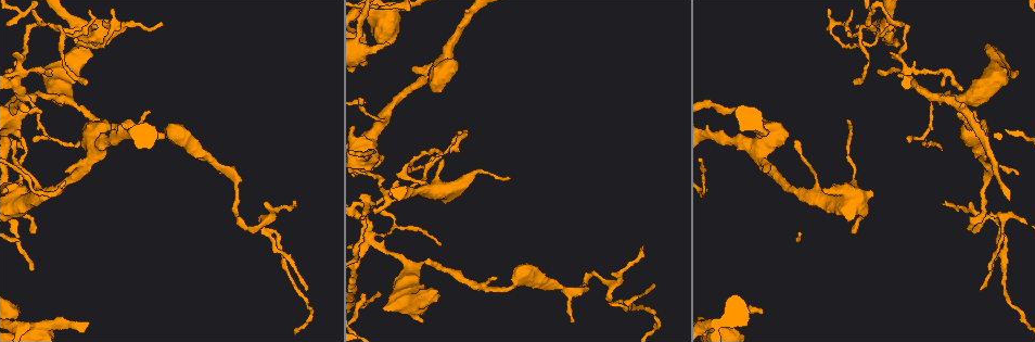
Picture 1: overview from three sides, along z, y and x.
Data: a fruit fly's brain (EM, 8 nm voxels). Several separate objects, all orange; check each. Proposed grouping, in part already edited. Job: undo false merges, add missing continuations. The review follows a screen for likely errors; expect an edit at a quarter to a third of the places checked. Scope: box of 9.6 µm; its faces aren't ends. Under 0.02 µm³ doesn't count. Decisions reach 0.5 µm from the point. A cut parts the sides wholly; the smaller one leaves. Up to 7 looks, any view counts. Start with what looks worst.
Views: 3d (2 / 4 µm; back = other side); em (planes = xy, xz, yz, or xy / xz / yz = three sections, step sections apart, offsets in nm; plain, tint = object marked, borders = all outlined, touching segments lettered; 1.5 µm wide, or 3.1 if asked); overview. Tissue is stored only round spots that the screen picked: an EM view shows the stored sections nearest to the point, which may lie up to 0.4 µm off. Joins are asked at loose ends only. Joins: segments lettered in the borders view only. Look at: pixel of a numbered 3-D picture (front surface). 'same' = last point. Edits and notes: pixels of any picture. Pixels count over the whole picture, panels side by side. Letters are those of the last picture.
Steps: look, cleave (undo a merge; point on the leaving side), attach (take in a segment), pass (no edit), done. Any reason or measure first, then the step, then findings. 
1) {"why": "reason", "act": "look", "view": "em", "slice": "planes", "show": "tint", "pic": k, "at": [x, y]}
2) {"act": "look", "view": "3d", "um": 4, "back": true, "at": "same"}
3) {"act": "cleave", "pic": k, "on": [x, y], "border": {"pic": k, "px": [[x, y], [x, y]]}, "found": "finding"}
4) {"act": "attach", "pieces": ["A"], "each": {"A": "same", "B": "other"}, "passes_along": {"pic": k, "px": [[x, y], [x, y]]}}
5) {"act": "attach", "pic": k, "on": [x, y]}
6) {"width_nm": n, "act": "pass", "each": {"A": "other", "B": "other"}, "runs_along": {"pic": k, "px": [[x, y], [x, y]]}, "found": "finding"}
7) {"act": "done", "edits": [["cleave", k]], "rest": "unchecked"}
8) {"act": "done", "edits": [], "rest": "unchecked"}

{"why": "calibre changes", "act": "look", "view": "em", "slice": "xy", "step": 4, "show": "borders", "pic": 1, "at": [24, 96]}

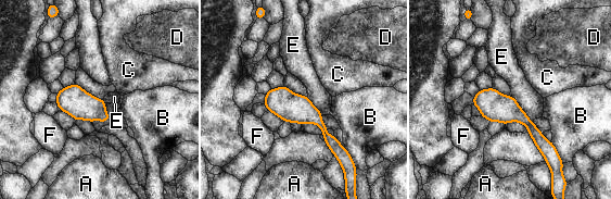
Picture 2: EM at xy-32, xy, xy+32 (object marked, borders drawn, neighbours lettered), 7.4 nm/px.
{"width_nm": 190, "longest_contact_nm": ["E", 280], "act": "pass", "each": {"A": "other", "B": "other", "C": "other", "D": "other", "E": "other", "F": "other"}, "found": "all the same cell"}

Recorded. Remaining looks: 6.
{"why": "branch stops here", "act": "look", "view": "em", "slice": "yz", "step": 8, "show": "borders", "pic": 1, "at": [40, 111]}

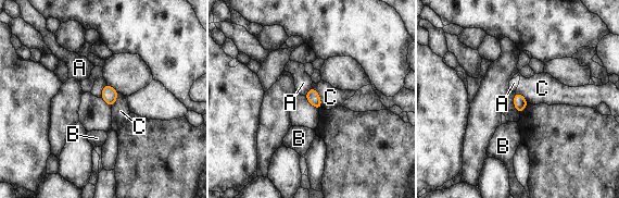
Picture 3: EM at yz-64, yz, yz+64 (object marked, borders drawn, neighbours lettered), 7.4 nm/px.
{"why": "another direction", "act": "look", "view": "em", "slice": "planes", "show": "borders", "at": "same"}

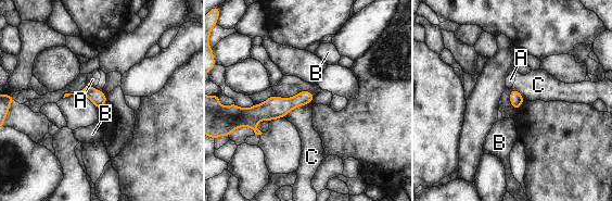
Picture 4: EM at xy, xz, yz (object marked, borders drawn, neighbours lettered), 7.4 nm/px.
{"act": "pass", "each": {"A": "other", "B": "other", "C": "other"}, "runs_along": {"pic": 4, "px": [[309, 96], [263, 112], [245, 114]]}, "found": "none of them fits"}

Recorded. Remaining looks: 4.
{"why": "tapers out", "act": "look", "view": "3d", "um": 2, "pic": 1, "at": [570, 321]}

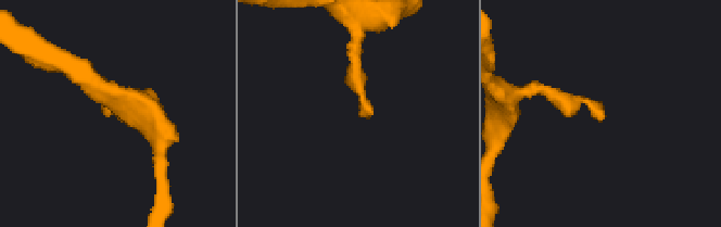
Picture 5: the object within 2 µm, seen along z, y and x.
{"act": "look", "view": "em", "slice": "planes", "show": "plain", "pic": 5, "at": [365, 116]}

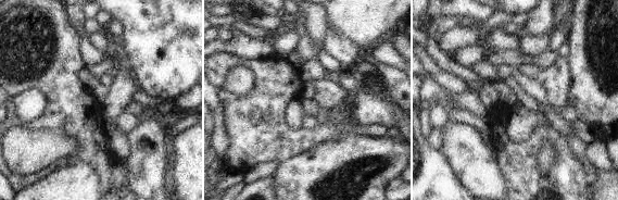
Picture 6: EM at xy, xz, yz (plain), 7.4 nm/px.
{"act": "look", "view": "em", "slice": "planes", "show": "borders", "at": "same"}

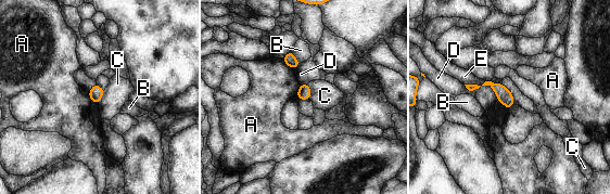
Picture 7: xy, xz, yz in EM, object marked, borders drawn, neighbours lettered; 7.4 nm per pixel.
{"width_nm": 100, "longest_contact_nm": ["D", 280], "act": "pass", "each": {"A": "other", "B": "other", "C": "other", "D": "other", "E": "other"}, "found": "no lettered segment goes on from it"}

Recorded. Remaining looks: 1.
{"act": "done", "edits": [], "rest": "unchecked"}

